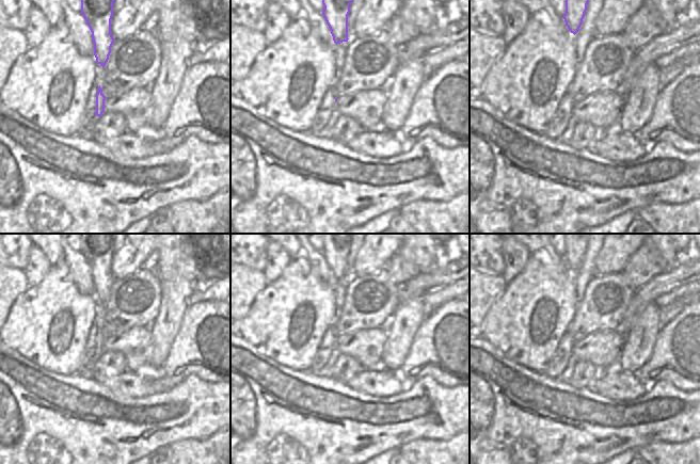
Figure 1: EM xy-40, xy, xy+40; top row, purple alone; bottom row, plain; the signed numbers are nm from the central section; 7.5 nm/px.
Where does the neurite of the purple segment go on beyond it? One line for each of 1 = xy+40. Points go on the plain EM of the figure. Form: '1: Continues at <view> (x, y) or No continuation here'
1: No continuation here.

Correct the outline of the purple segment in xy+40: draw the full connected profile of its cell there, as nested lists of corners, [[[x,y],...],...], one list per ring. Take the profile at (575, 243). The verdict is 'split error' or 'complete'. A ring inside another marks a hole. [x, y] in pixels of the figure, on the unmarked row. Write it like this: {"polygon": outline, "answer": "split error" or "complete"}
{"polygon": [[[566,234],[566,252],[562,257],[574,274],[583,262],[588,241],[589,234]]], "answer": "complete"}

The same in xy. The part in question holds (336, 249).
{"polygon": [[[322,234],[322,254],[335,283],[348,281],[348,254],[352,234]]], "answer": "complete"}

